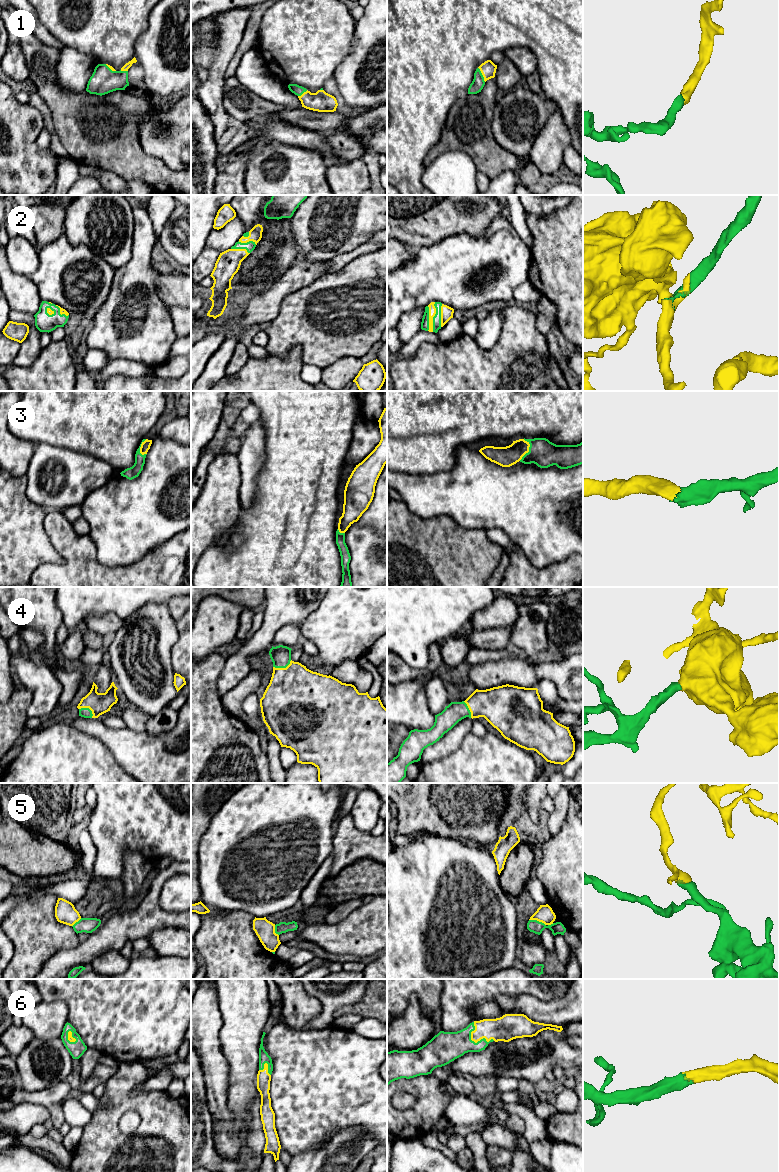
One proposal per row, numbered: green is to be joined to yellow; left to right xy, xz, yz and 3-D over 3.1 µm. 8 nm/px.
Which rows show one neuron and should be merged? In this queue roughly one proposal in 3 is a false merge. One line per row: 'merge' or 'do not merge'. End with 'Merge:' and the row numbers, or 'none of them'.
1: merge
2: merge
3: merge
4: merge
5: do not merge
6: merge
Merge: 1, 2, 3, 4, 6

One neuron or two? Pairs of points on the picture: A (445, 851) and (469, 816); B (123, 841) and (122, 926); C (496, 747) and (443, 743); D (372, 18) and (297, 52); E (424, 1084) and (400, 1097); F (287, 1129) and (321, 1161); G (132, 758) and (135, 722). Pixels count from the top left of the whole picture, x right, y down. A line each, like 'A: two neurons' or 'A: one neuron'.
A: two neurons
B: two neurons
C: two neurons
D: two neurons
E: two neurons
F: two neurons
G: two neurons

